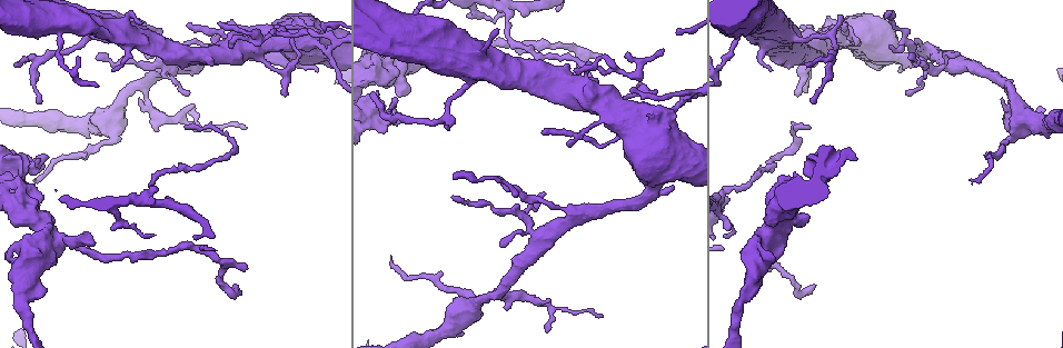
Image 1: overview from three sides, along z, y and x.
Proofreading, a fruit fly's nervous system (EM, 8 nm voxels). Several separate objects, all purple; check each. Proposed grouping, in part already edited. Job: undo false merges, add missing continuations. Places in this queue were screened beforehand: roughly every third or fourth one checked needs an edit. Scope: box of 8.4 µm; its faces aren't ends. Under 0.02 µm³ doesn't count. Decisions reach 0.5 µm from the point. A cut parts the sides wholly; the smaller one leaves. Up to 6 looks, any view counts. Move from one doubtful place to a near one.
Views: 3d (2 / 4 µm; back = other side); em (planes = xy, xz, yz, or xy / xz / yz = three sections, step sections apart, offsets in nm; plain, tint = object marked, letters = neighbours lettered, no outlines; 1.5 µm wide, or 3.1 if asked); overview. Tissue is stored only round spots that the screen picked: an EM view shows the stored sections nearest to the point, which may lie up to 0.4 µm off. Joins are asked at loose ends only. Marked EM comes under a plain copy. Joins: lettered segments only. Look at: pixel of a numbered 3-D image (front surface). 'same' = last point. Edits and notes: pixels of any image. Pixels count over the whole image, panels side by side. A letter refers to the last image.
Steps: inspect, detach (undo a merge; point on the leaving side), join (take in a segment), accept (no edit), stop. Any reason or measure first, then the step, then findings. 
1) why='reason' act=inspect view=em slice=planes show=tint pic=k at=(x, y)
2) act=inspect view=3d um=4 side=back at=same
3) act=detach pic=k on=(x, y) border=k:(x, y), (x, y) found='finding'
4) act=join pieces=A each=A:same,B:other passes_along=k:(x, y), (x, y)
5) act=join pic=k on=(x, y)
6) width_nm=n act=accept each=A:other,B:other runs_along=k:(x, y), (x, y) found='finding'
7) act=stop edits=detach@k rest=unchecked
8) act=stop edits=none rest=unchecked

why='an open end' act=inspect view=3d um=4 pic=1 at=(186, 24)

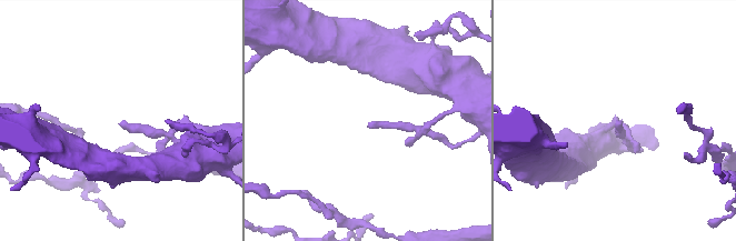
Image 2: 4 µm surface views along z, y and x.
act=inspect view=em slice=planes show=letters pic=2 at=(369, 127)

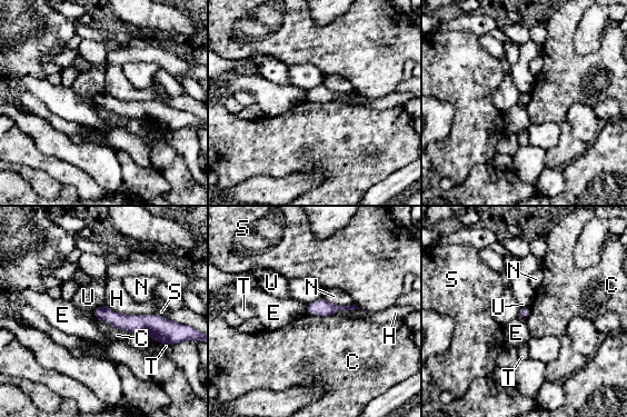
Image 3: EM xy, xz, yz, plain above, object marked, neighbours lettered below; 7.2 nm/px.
act=accept each=C:other,E:other,H:other,N:other,S:other,T:other,U:other border=3:(96, 317), (129, 333) found='none of them fits'

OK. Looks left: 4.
why='calibre changes' act=inspect view=em slice=planes show=tint pic=1 at=(1001, 145)

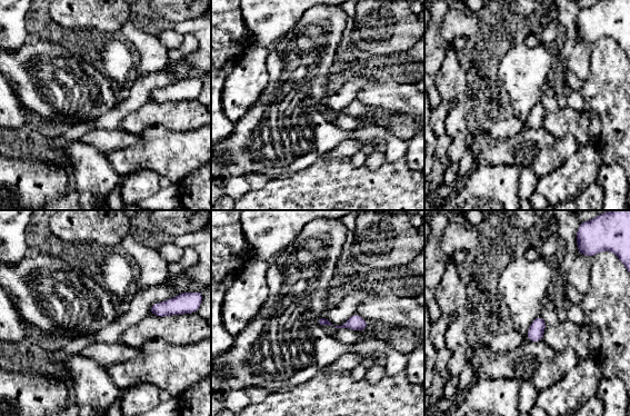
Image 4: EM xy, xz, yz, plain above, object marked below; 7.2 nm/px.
why='see the neighbours' act=inspect view=em slice=planes show=letters at=same

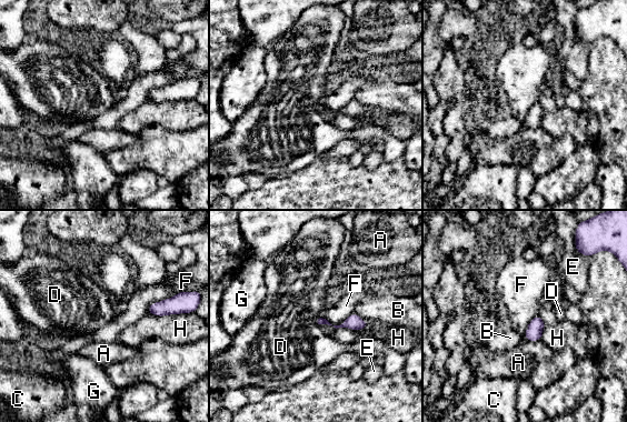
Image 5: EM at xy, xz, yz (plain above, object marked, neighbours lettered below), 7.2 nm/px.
act=accept each=A:other,B:other,C:other,D:other,E:other,F:other,G:other,H:other found='continuous, no second cell'

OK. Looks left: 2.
act=stop edits=none rest=unchecked

